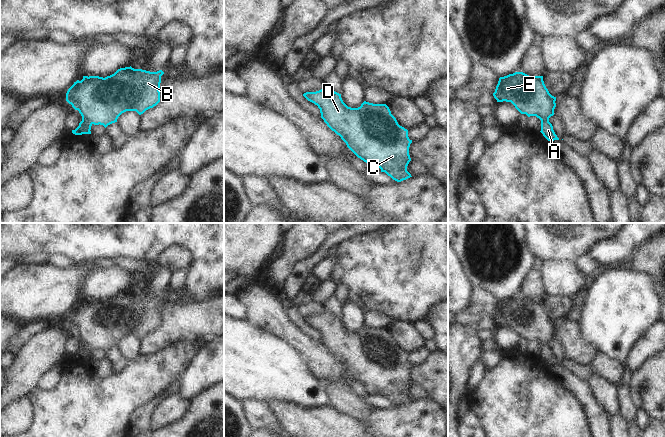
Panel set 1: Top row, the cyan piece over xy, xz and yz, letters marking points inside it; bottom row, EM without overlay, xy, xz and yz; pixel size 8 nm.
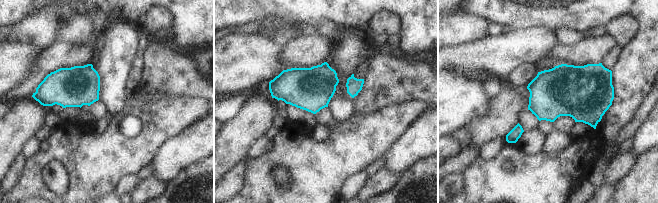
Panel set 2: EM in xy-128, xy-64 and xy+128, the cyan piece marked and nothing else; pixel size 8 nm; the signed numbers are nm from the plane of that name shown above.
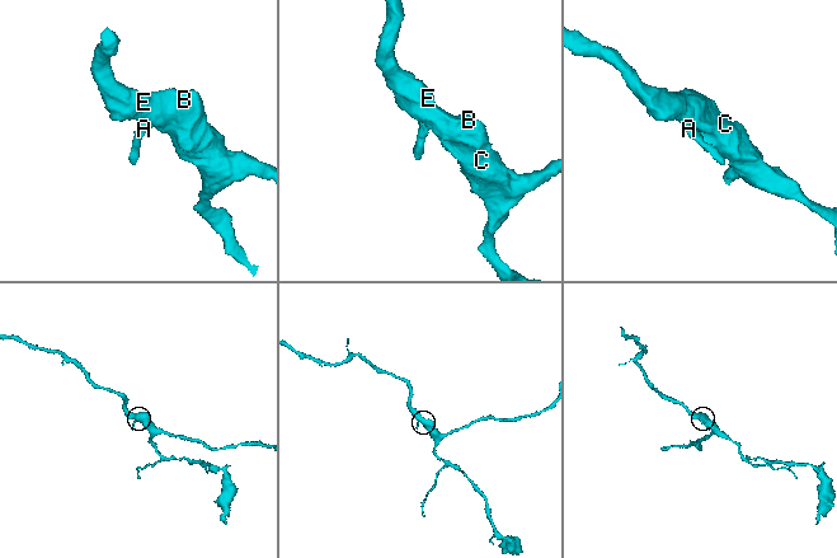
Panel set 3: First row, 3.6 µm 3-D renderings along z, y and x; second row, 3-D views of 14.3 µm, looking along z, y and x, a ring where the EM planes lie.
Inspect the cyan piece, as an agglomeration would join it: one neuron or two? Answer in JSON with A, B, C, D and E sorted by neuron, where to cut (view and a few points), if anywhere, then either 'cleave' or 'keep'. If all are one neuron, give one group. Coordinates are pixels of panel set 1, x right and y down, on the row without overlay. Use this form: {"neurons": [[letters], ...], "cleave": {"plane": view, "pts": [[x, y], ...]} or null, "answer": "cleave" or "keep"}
{"neurons": [["A", "B", "C", "D", "E"]], "cleave": null, "answer": "keep"}

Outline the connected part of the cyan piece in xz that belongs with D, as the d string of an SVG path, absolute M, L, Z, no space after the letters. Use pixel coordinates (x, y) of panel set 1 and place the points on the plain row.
M326 310L316 316L306 316L303 320L318 330L321 342L327 350L341 361L358 382L369 390L377 389L381 396L385 396L397 406L412 401L407 395L411 385L409 371L412 364L408 361L408 354L398 348L386 328L364 325L360 331L351 332L343 326L341 318Z

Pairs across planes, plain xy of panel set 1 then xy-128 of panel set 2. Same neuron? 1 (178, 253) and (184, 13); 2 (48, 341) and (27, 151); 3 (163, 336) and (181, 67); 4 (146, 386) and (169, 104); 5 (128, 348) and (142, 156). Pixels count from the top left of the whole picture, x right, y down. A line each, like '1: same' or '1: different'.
1: different
2: different
3: same
4: same
5: different

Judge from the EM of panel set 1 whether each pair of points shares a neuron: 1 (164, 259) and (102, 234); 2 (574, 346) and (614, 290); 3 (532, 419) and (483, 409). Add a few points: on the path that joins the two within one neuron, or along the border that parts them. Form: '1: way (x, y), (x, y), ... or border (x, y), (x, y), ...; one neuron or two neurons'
1: border (179, 246), (167, 247), (156, 259); two neurons
2: border (578, 322), (581, 338), (598, 352); two neurons
3: way (520, 409), (495, 409); one neuron

